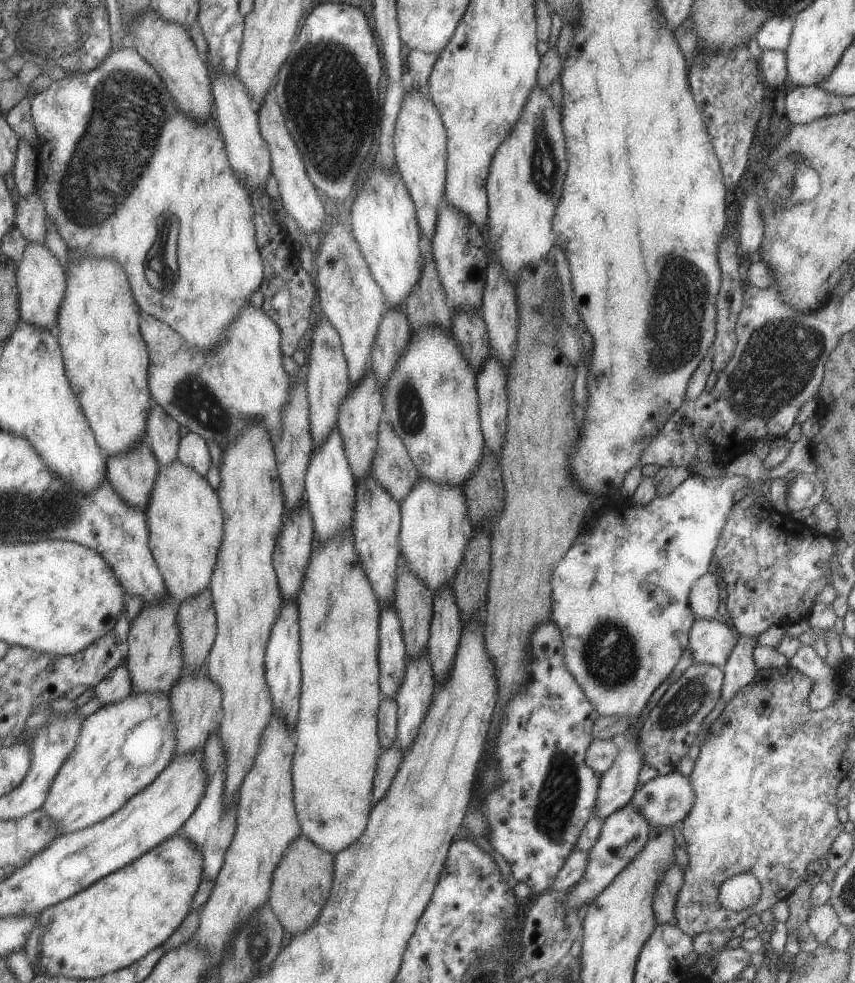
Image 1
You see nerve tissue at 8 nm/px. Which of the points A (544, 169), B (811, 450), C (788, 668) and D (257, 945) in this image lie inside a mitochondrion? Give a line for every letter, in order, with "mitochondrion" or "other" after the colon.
A: mitochondrion
B: other
C: other
D: mitochondrion

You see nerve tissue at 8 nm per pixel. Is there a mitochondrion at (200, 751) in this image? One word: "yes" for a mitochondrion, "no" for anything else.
no

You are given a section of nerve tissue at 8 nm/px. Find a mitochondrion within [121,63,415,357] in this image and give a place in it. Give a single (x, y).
(167, 280)

